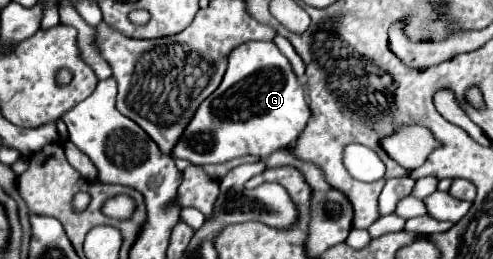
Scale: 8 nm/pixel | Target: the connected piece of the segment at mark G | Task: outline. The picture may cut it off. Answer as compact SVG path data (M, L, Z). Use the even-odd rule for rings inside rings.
M247 41L231 51L229 65L221 85L199 105L183 137L175 145L173 157L187 159L193 165L225 163L241 155L257 155L265 159L273 151L291 145L305 129L307 119L309 107L305 101L305 87L293 73L289 59L271 41Z

